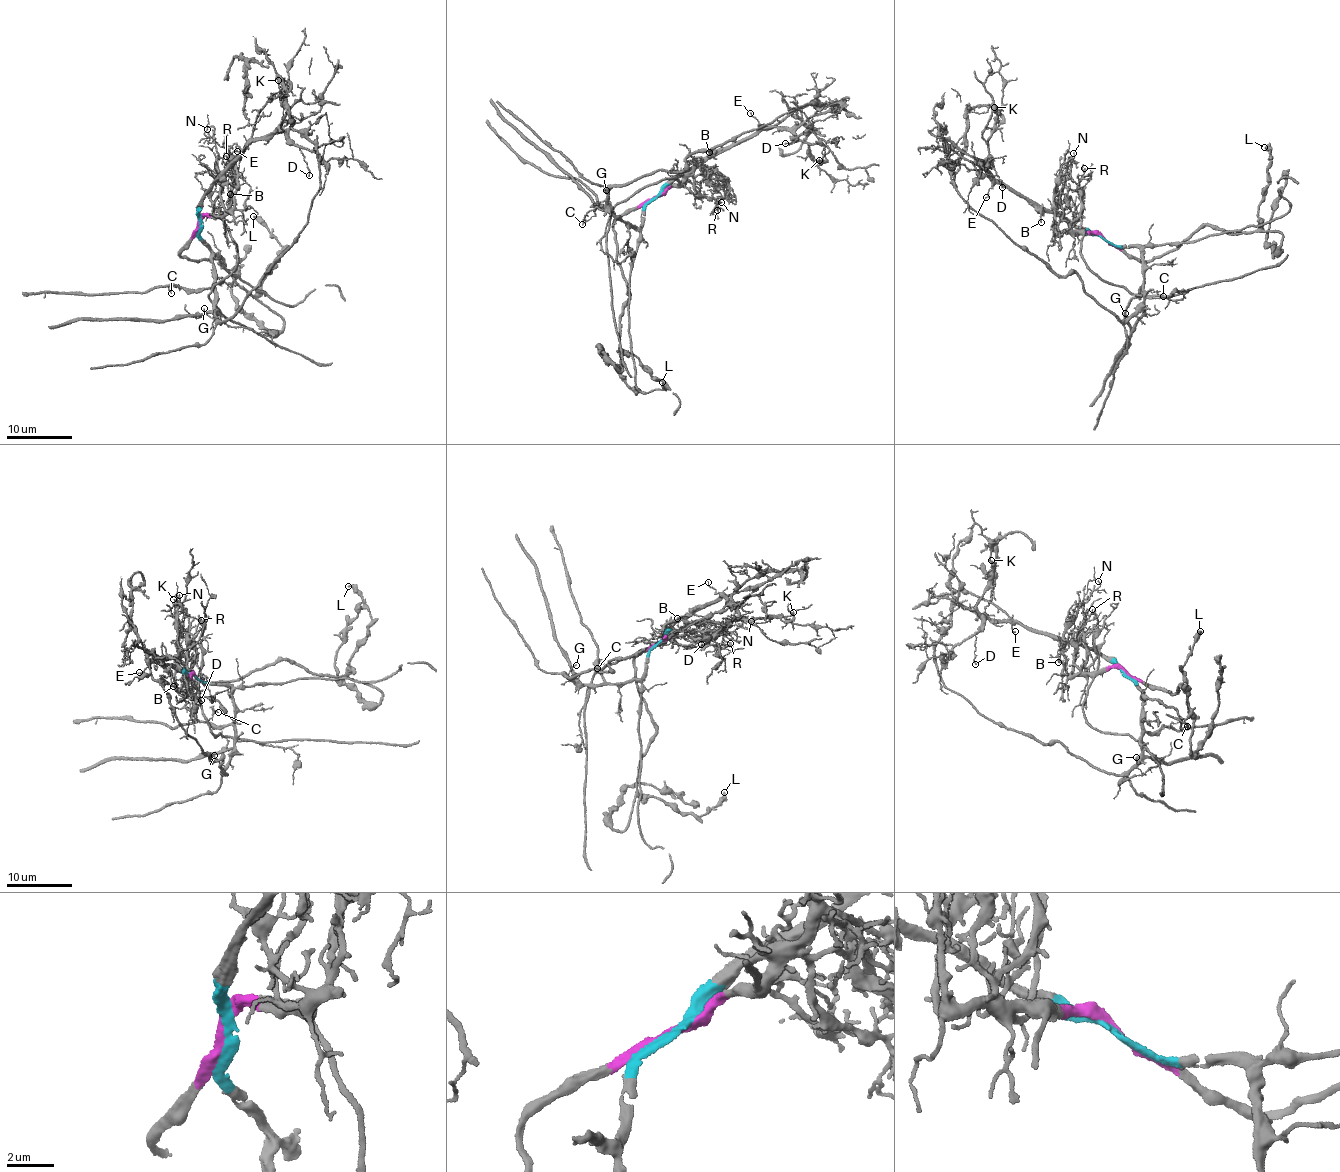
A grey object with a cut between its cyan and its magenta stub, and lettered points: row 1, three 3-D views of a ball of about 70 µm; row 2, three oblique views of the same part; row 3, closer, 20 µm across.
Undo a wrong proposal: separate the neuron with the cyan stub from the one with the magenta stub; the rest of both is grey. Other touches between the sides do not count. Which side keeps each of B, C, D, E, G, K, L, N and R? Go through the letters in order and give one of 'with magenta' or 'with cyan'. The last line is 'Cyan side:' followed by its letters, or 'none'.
B: with cyan
C: with cyan
D: with cyan
E: with cyan
G: with cyan
K: with cyan
L: with magenta
N: with magenta
R: with magenta
Cyan side: B, C, D, E, G, K

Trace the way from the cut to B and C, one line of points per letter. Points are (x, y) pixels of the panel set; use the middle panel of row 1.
B: (655, 198), (666, 184), (703, 162), (709, 152)
C: (655, 198), (645, 205), (639, 228), (599, 205), (594, 215), (582, 225)

